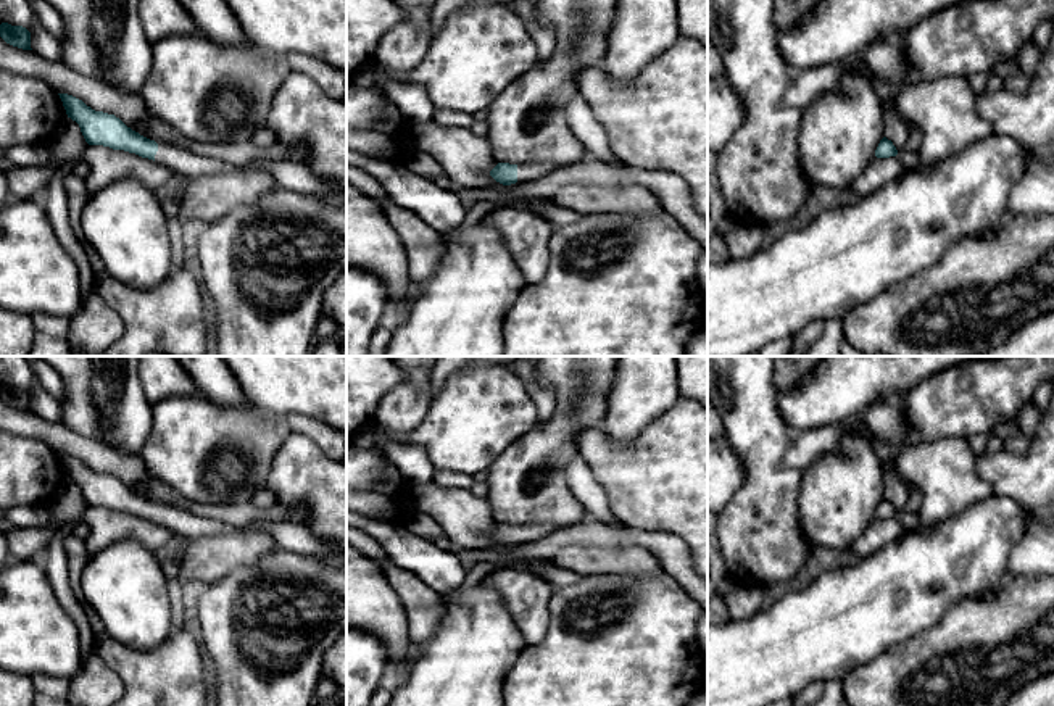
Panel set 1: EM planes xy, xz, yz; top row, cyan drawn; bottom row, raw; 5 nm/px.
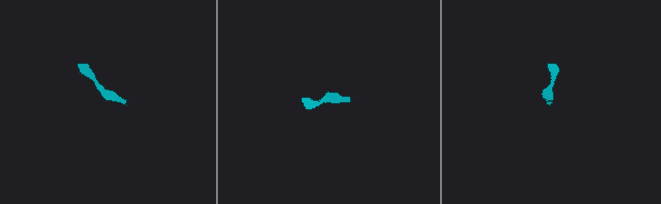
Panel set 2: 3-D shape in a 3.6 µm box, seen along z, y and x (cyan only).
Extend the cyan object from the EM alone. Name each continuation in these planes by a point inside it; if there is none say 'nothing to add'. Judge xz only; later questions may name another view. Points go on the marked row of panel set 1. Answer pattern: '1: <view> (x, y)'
1: xz (532, 171)

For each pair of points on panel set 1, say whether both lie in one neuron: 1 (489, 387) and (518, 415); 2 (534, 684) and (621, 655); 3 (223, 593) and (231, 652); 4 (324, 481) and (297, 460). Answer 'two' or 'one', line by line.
1: one
2: one
3: one
4: one

